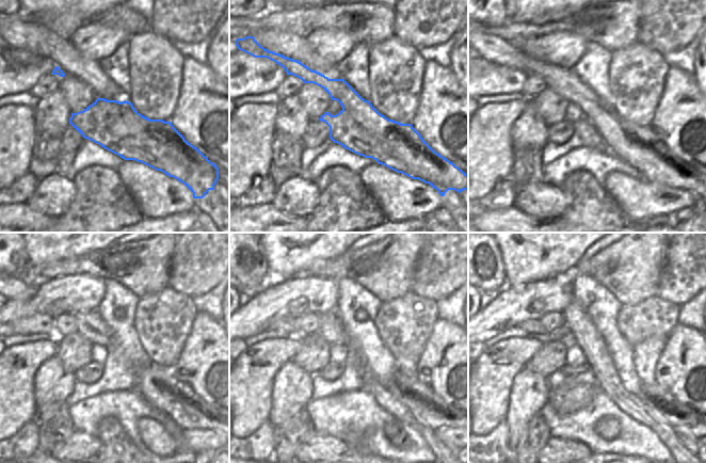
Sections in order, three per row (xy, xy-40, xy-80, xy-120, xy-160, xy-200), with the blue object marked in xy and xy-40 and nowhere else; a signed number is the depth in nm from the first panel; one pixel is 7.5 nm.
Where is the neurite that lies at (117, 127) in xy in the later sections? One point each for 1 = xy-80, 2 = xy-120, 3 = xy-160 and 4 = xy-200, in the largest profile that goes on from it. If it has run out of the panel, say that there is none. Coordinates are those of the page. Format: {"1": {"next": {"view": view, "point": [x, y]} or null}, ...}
{"1": {"next": {"view": "xy-80", "point": [639, 146]}}, "2": {"next": {"view": "xy-120", "point": [158, 385]}}, "3": {"next": {"view": "xy-160", "point": [430, 411]}}, "4": {"next": {"view": "xy-200", "point": [674, 414]}}}

